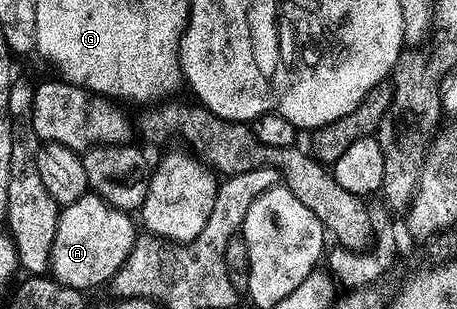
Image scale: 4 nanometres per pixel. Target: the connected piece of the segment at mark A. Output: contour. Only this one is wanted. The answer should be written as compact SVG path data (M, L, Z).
M86 193L74 203L64 204L57 216L55 241L49 258L52 278L82 293L88 292L88 287L97 287L100 283L108 284L114 273L123 265L123 261L127 261L133 243L139 237L139 231L133 228L133 219L134 216L130 212L121 211L110 203L106 203L100 195L92 193Z

